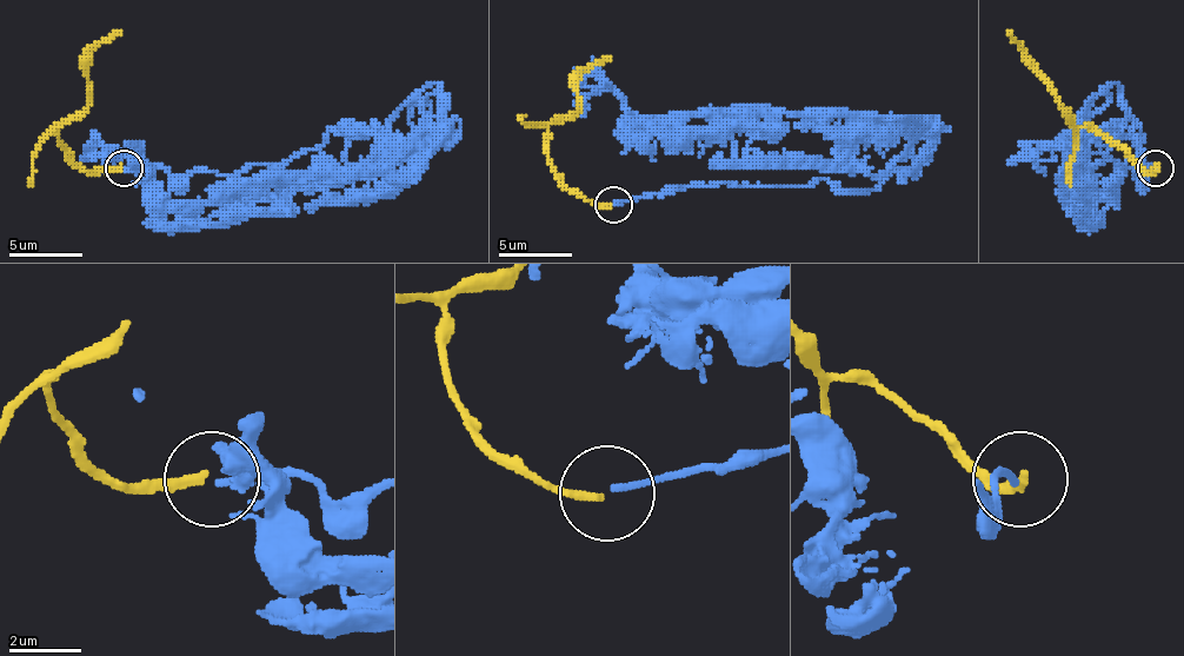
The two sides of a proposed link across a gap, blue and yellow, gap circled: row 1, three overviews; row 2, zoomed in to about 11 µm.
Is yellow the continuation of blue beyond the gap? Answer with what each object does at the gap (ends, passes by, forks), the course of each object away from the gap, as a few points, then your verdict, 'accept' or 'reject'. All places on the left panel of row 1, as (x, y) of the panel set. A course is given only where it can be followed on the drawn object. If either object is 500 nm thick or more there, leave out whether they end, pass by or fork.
blue ends | yellow ends | blue via (125, 167), (239, 174), (331, 131), (360, 167), (405, 105), (426, 141), (206, 200), (135, 145), (87, 160) | yellow via (121, 167), (84, 171), (58, 145), (58, 127), (87, 105), (87, 57), (121, 31) | reject

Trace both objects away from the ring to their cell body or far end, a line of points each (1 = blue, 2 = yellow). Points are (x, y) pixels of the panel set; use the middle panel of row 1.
1: (614, 204), (729, 183), (876, 190), (916, 157), (905, 131), (836, 112), (640, 127), (592, 75), (577, 90)
2: (611, 204), (592, 204), (573, 193), (547, 164), (547, 127), (577, 108), (577, 79), (611, 57)

